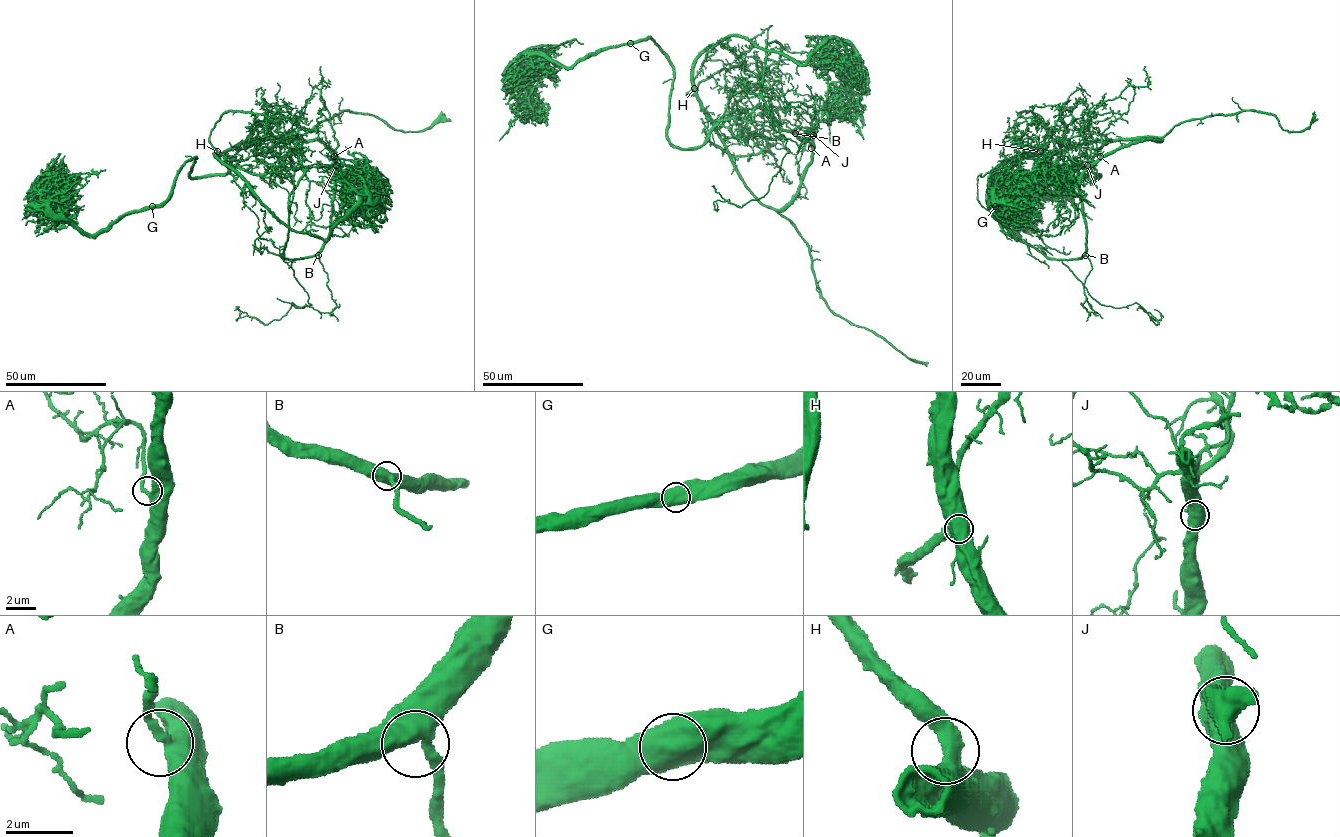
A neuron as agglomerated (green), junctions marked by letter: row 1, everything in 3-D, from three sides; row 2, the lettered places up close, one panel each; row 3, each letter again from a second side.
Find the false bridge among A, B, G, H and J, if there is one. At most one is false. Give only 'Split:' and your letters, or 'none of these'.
Split: none of these

